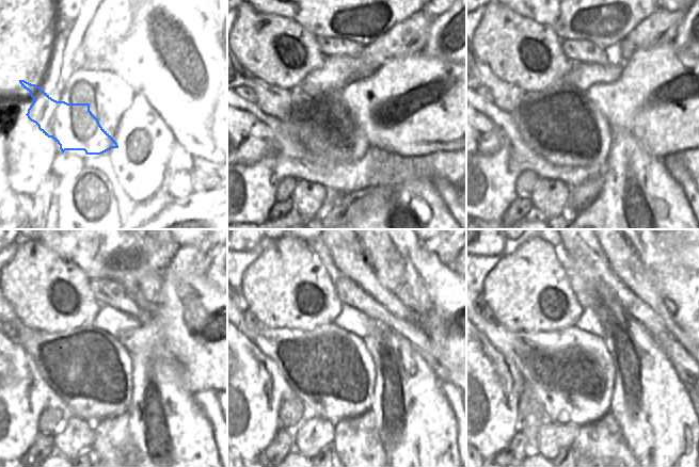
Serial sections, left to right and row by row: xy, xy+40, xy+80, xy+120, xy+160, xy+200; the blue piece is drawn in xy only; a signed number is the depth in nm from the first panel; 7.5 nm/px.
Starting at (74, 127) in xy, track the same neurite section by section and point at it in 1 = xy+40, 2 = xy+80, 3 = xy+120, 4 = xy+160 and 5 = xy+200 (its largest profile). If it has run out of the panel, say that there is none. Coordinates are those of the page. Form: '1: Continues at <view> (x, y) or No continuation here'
1: Continues at xy+40 (321, 124)
2: Continues at xy+80 (559, 123)
3: Continues at xy+120 (90, 369)
4: Continues at xy+160 (329, 369)
5: Continues at xy+200 (571, 372)

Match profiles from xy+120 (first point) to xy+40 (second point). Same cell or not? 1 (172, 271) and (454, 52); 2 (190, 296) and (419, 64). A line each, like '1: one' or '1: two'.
1: two
2: one

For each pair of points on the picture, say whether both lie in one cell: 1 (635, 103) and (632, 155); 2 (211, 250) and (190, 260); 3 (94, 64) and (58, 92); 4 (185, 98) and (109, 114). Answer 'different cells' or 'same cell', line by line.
1: different cells
2: same cell
3: same cell
4: same cell

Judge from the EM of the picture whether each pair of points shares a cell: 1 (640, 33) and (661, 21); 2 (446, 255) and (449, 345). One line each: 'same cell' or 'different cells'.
1: same cell
2: different cells

